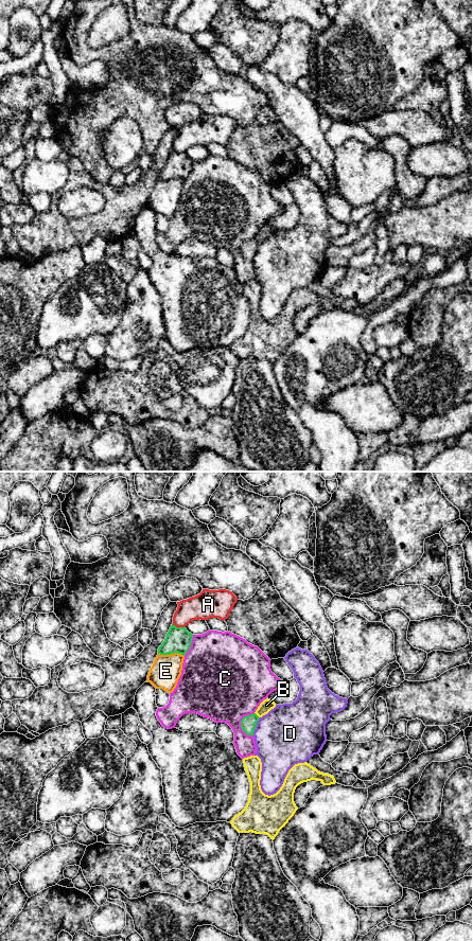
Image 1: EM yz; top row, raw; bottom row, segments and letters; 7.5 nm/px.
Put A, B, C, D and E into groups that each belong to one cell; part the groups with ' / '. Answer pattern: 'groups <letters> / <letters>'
groups A / B / C / D / E

